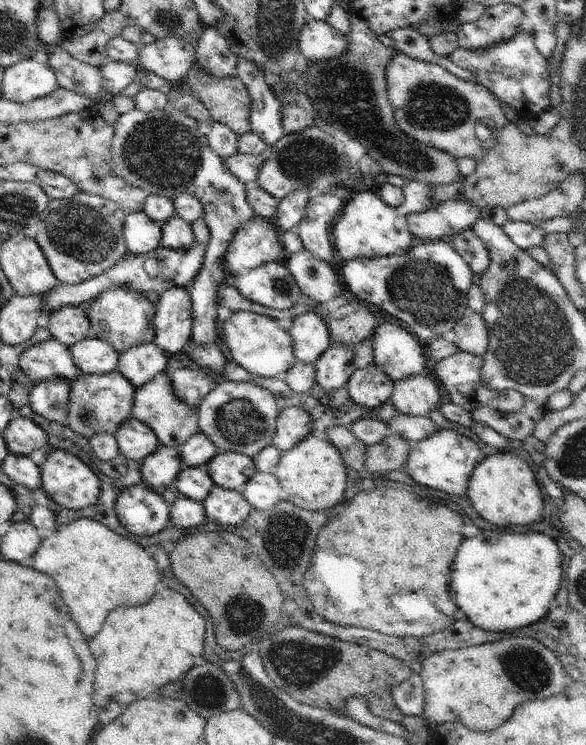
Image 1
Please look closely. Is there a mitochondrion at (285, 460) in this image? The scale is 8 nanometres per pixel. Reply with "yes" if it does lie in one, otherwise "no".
no

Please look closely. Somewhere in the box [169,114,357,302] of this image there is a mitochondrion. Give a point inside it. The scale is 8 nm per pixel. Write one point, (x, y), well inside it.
(309, 158)

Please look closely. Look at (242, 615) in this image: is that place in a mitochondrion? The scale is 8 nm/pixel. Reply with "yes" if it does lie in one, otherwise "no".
yes

